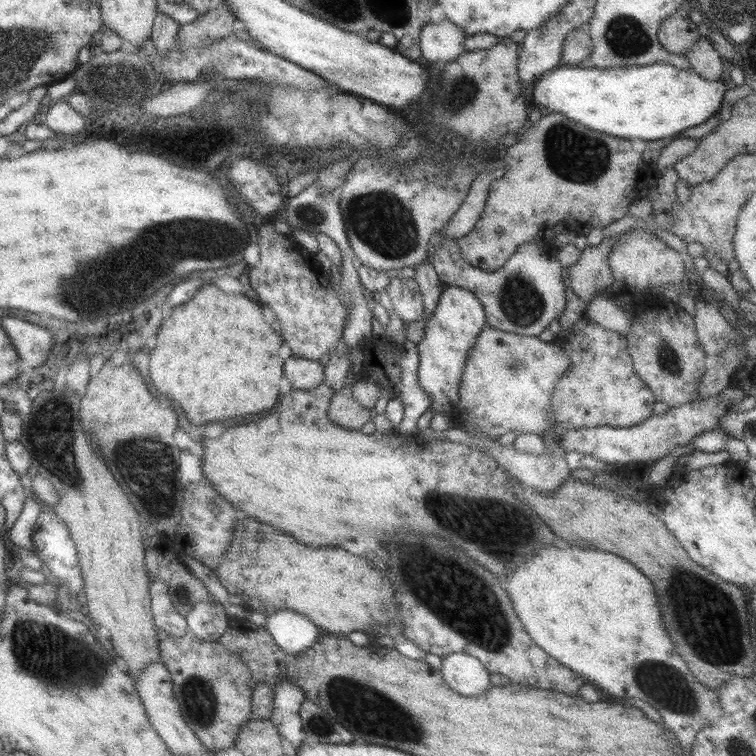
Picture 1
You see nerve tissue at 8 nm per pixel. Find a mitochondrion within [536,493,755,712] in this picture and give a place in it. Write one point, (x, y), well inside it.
(708, 659)

